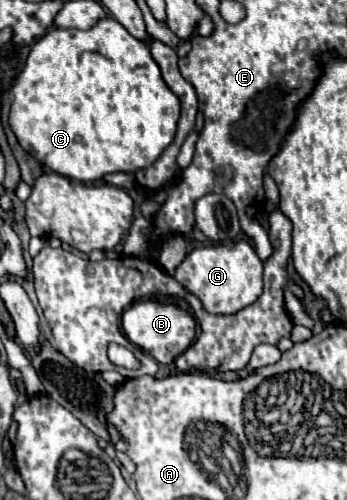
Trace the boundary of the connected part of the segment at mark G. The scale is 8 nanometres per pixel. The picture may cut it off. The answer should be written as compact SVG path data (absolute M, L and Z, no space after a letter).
M239 241L233 247L195 247L179 265L175 279L203 303L203 309L207 313L233 315L251 305L261 295L263 261L257 257L255 249L247 241Z

